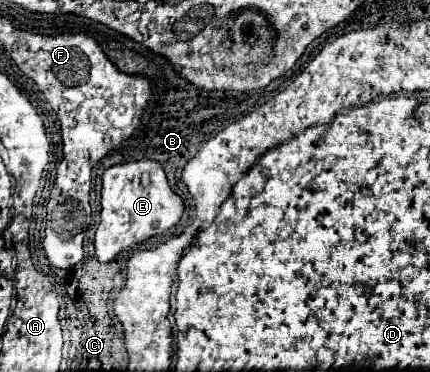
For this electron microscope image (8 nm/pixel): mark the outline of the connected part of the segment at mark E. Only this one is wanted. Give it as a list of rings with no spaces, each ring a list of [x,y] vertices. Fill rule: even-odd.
[[[129,161],[103,173],[101,223],[95,233],[95,255],[101,263],[113,261],[123,249],[141,243],[173,227],[183,215],[181,197],[169,187],[167,175],[157,161]]]

